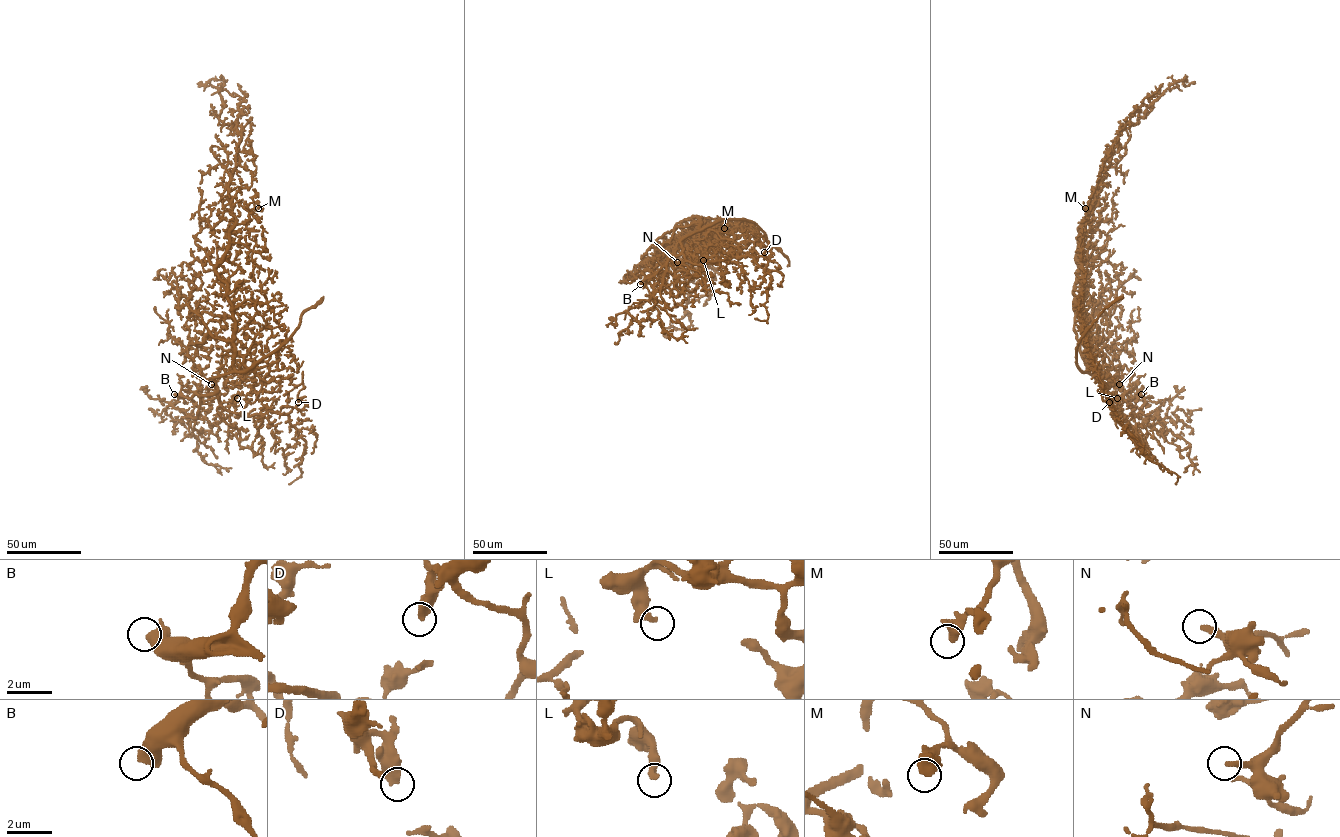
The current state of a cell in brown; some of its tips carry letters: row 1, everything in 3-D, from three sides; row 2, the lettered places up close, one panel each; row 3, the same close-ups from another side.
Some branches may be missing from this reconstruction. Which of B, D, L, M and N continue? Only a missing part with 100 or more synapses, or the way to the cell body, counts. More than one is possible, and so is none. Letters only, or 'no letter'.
B

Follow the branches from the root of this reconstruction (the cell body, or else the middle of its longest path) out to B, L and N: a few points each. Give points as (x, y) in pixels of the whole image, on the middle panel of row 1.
B: (693, 217), (700, 217), (700, 229), (687, 235), (680, 241), (682, 250), (640, 284)
L: (693, 217), (700, 217), (700, 229), (680, 241), (682, 253), (692, 263), (714, 261), (712, 257), (703, 260)
N: (693, 217), (700, 217), (699, 247), (684, 257), (683, 265), (677, 262)

